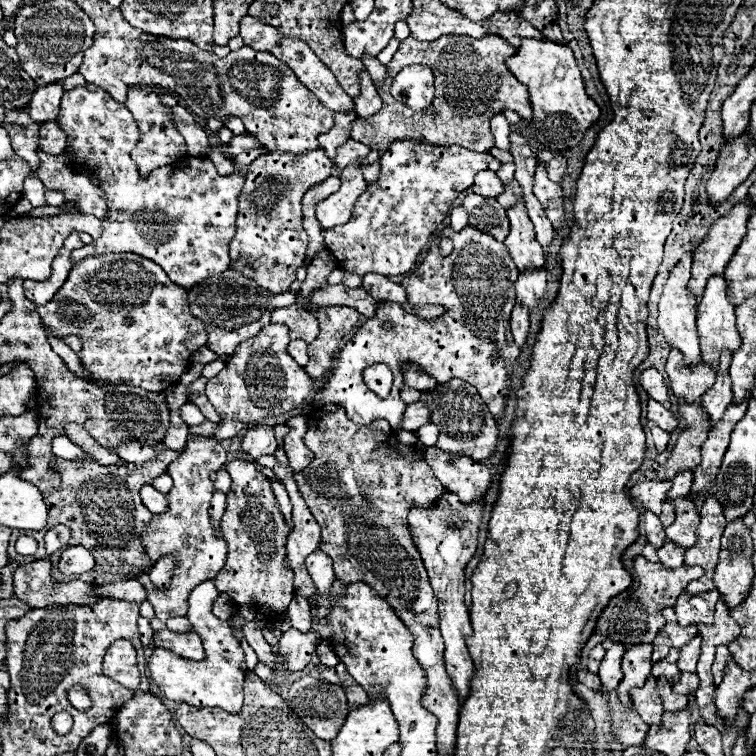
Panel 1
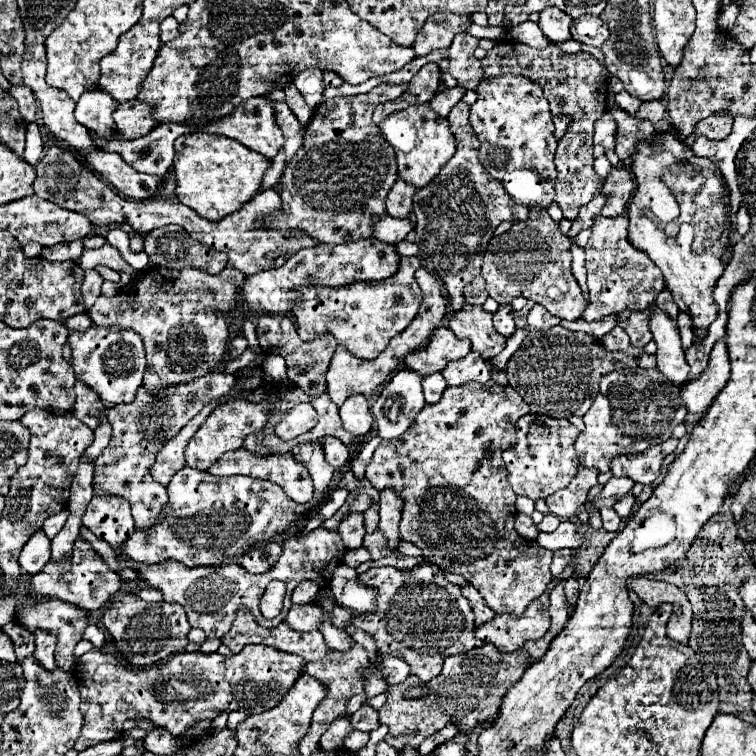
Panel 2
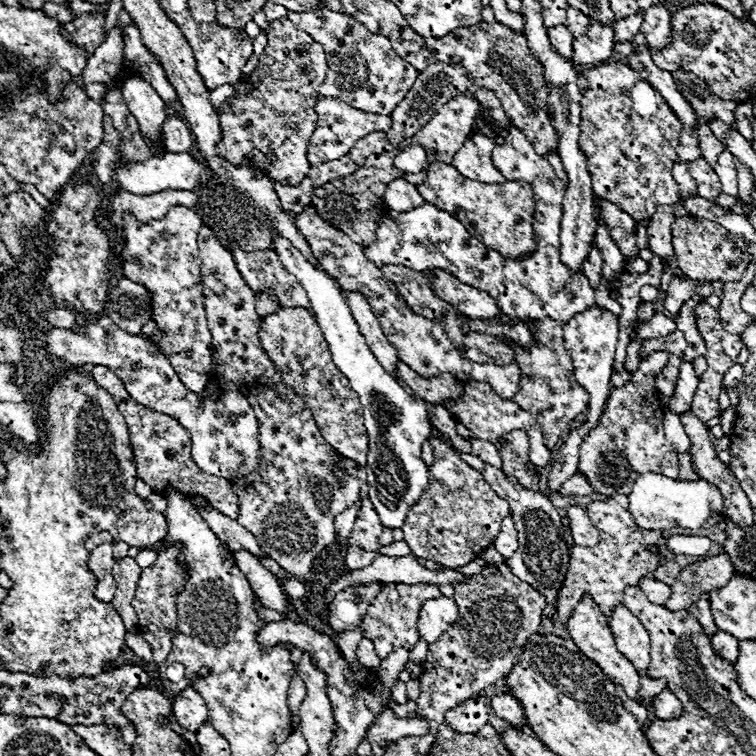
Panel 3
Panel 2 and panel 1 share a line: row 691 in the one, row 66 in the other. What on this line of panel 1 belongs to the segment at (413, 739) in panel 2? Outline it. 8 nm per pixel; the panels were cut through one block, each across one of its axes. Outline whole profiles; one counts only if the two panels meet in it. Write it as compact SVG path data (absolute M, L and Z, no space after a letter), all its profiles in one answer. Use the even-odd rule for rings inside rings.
M440 36L432 42L404 40L400 42L398 52L388 64L388 80L384 88L378 88L382 96L382 110L370 118L356 118L352 124L352 138L378 148L378 160L372 166L362 166L362 174L370 180L370 174L378 178L380 174L380 158L388 150L394 140L416 140L434 146L464 146L474 152L488 152L492 148L492 134L488 128L488 120L504 110L514 110L522 116L522 120L532 120L530 96L524 84L520 84L506 68L506 60L516 54L500 36L484 36L480 40L472 40L470 36ZM410 64L426 64L434 74L436 96L432 106L422 112L414 112L404 104L396 102L390 94L390 86L396 74Z

